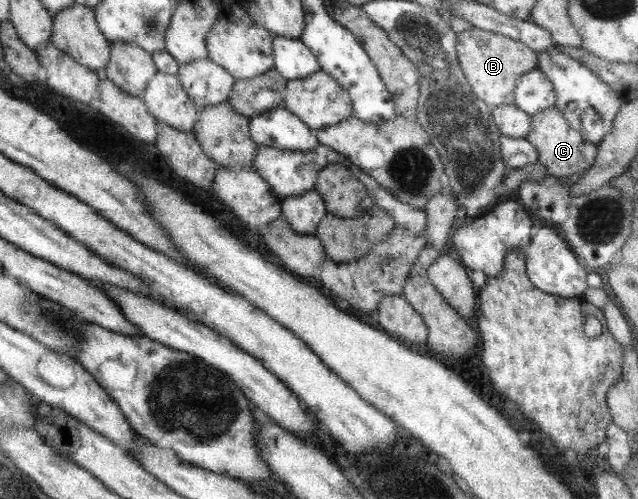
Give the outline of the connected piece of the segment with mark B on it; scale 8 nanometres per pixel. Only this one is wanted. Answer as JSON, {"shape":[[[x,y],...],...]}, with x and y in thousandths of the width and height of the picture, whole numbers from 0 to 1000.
{"shape":[[[743,54],[715,68],[713,96],[727,156],[740,174],[740,184],[768,218],[806,208],[806,186],[815,154],[824,144],[843,138],[845,130],[845,106],[834,102],[823,86]]]}

